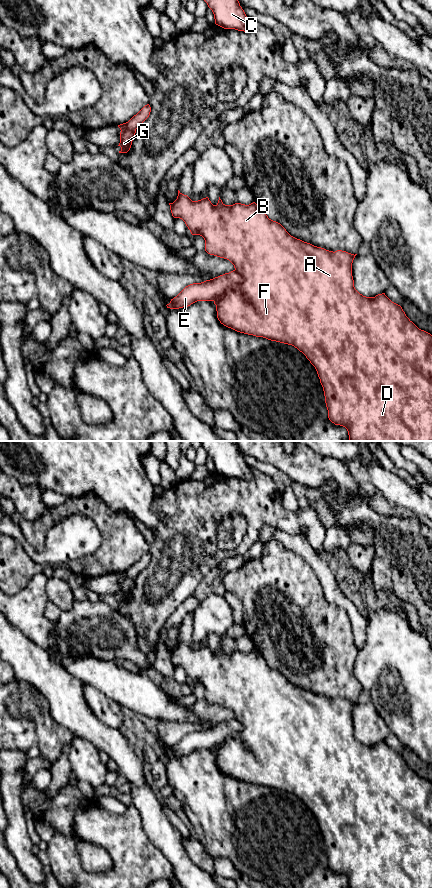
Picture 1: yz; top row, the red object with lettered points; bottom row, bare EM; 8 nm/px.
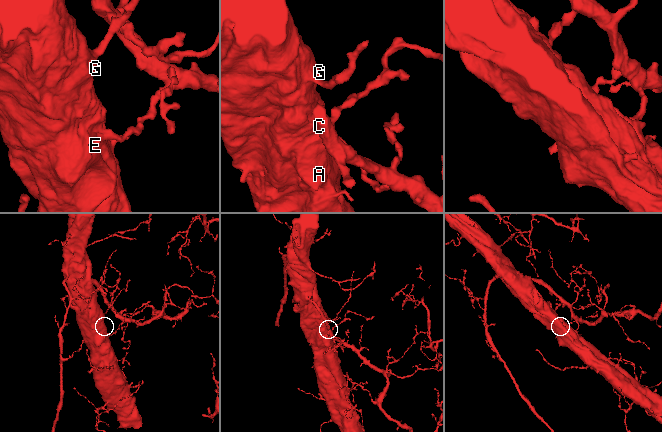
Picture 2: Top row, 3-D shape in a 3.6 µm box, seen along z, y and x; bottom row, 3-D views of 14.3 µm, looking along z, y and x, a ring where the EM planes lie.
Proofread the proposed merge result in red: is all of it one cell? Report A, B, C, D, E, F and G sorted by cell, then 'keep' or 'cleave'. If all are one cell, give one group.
A B C D E F G | keep

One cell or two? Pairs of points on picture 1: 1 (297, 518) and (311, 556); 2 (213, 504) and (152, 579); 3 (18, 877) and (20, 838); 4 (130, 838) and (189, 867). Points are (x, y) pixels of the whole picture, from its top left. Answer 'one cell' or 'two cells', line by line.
1: two cells
2: one cell
3: two cells
4: two cells

